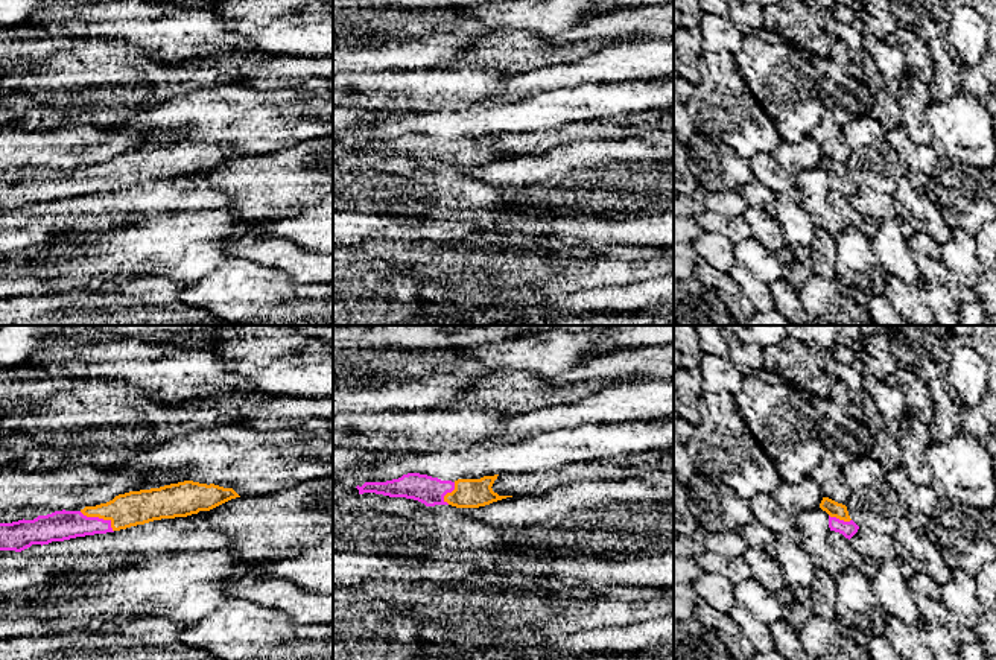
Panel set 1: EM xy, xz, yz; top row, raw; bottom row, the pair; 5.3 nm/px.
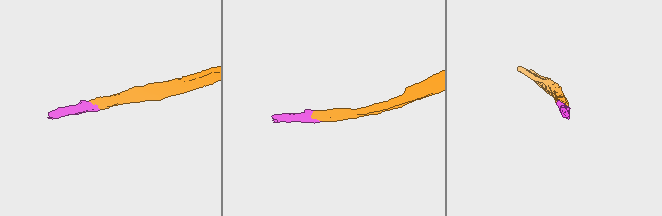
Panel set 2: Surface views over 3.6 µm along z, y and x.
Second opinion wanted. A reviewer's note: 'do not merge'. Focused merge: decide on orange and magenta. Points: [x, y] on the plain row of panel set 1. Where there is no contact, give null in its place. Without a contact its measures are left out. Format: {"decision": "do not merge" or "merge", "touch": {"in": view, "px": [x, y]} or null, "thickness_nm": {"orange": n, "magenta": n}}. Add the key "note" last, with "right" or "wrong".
{"decision": "merge", "touch": {"in": "xy", "px": [99, 177]}, "thickness_nm": {"orange": 180, "magenta": 160}, "note": "wrong"}

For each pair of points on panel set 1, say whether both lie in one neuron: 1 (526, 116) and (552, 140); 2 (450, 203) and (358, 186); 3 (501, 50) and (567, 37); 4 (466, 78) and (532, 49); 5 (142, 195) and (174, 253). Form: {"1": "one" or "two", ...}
{"1": "two", "2": "one", "3": "two", "4": "two", "5": "two"}

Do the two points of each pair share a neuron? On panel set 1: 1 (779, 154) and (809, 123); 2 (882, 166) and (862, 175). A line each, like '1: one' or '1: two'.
1: two
2: one

